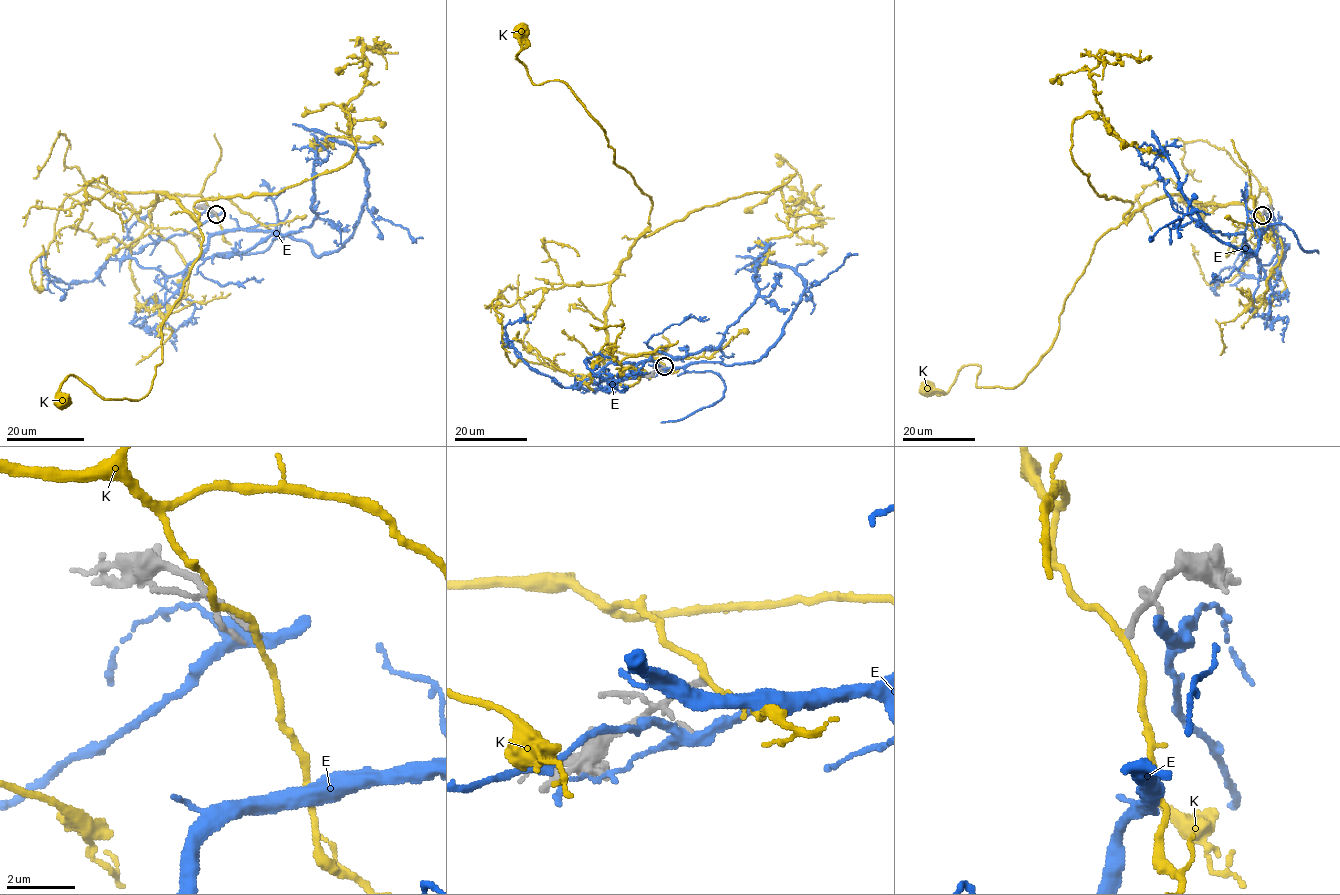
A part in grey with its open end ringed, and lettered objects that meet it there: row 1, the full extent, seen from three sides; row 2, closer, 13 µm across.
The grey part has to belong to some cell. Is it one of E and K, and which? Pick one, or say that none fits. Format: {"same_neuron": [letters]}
{"same_neuron": []}

